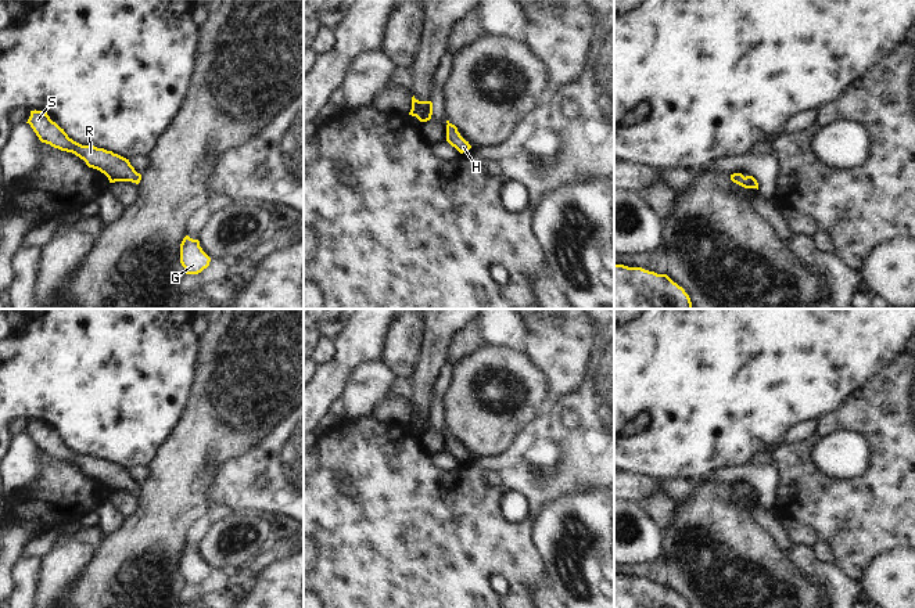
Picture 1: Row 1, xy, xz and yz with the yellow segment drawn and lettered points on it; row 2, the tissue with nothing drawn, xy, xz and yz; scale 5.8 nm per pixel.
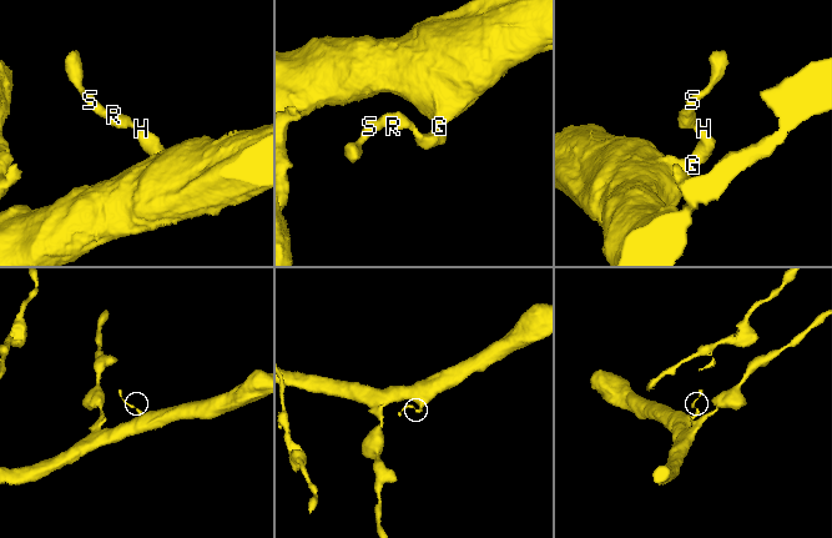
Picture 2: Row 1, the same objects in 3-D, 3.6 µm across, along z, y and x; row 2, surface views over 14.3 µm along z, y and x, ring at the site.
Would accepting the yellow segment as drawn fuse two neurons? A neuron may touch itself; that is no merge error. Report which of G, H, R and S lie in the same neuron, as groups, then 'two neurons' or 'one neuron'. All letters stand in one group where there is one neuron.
G H R S; one neuron

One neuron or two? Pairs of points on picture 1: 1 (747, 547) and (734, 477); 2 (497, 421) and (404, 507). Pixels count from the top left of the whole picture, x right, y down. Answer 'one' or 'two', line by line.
1: two
2: two

